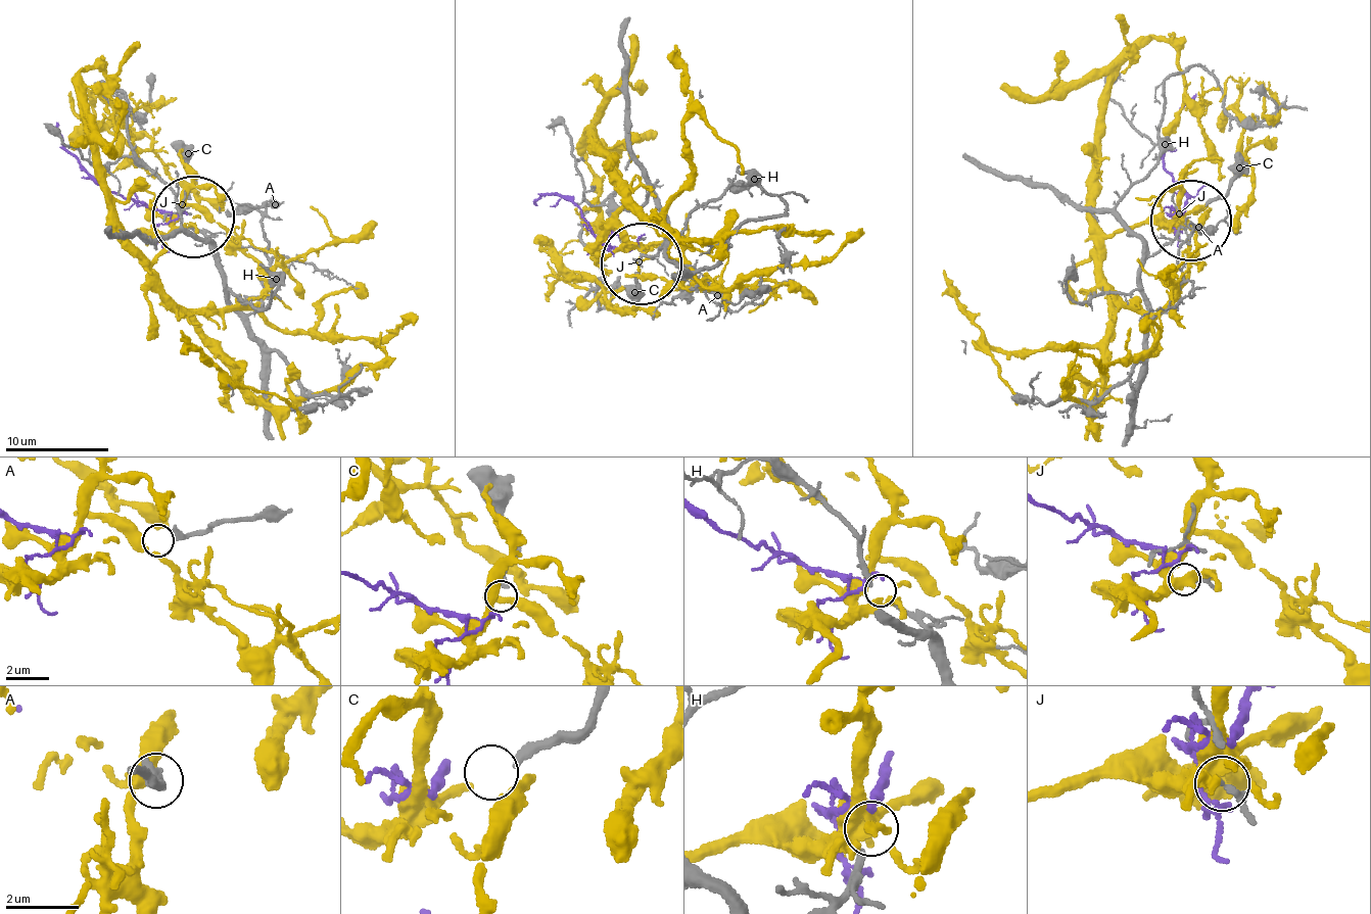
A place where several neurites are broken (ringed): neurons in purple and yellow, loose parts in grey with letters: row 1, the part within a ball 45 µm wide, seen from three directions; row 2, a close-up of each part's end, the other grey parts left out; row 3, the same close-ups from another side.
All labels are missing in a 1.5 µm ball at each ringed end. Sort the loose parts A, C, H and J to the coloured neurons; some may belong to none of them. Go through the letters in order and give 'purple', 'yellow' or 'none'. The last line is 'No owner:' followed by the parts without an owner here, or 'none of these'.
A: none
C: none
H: purple
J: none
No owner: A, C, J

